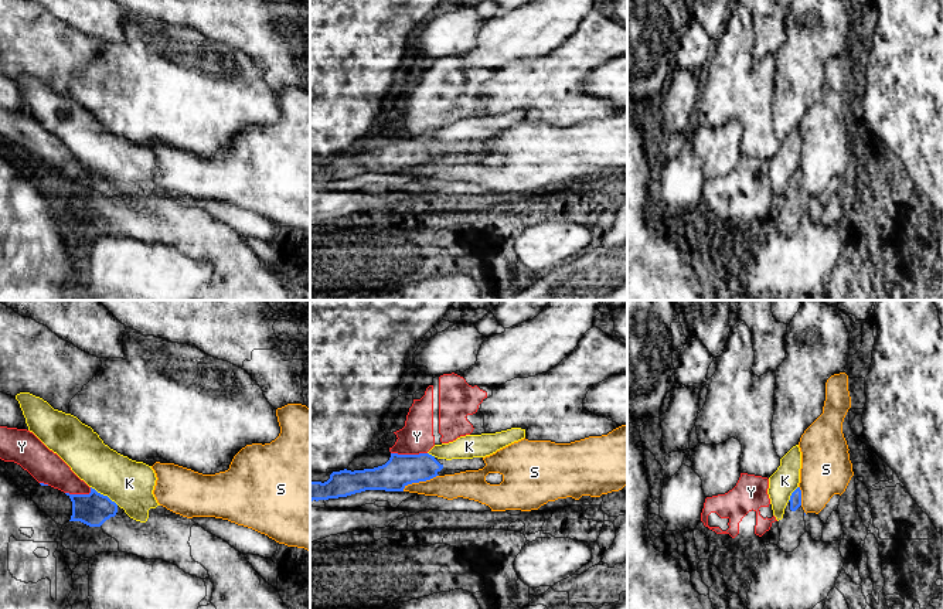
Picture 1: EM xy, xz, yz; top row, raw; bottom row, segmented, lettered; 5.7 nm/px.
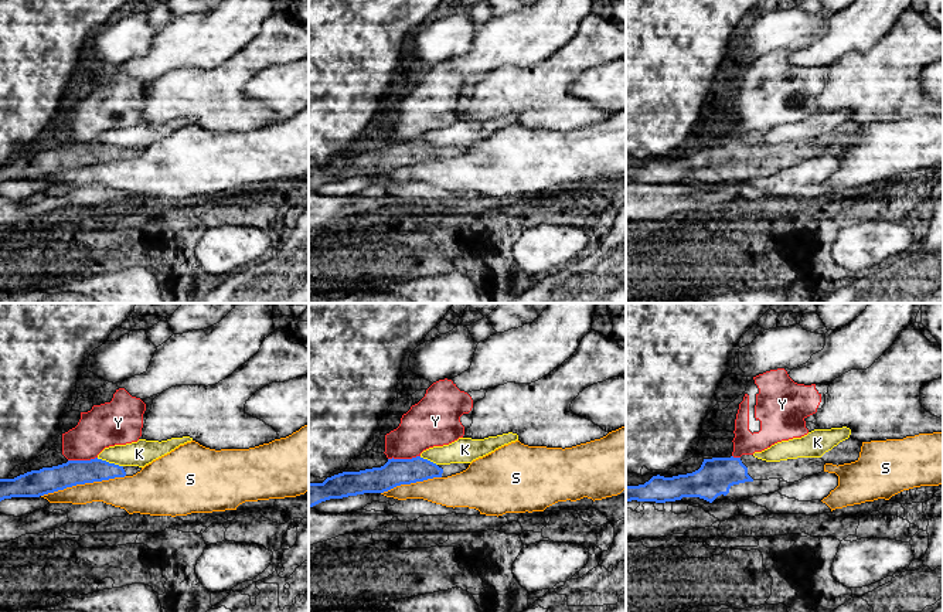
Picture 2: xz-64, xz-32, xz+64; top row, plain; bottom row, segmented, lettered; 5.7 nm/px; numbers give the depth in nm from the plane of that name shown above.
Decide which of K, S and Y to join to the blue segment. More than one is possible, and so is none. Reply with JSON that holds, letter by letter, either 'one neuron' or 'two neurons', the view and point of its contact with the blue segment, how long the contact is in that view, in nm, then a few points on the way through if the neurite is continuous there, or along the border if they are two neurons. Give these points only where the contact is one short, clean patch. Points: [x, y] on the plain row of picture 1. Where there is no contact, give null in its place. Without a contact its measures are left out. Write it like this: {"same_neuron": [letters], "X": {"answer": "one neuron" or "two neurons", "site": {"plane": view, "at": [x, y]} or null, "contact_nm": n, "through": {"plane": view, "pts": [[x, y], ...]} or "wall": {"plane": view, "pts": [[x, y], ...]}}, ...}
{"same_neuron": [], "K": {"answer": "two neurons", "site": {"plane": "xy", "at": [105, 179]}, "contact_nm": 190}, "S": {"answer": "two neurons", "site": {"plane": "xz", "at": [419, 163]}, "contact_nm": 220}, "Y": {"answer": "two neurons", "site": {"plane": "xz", "at": [409, 138]}, "contact_nm": 200}}

